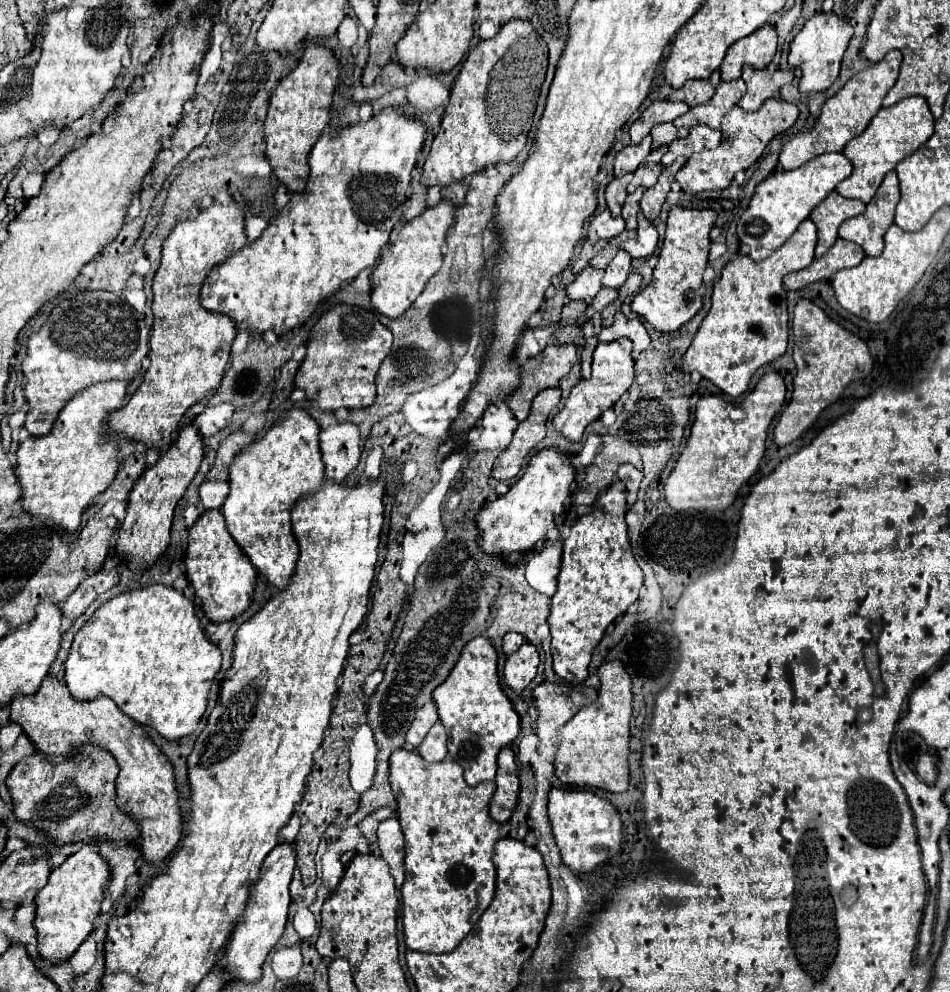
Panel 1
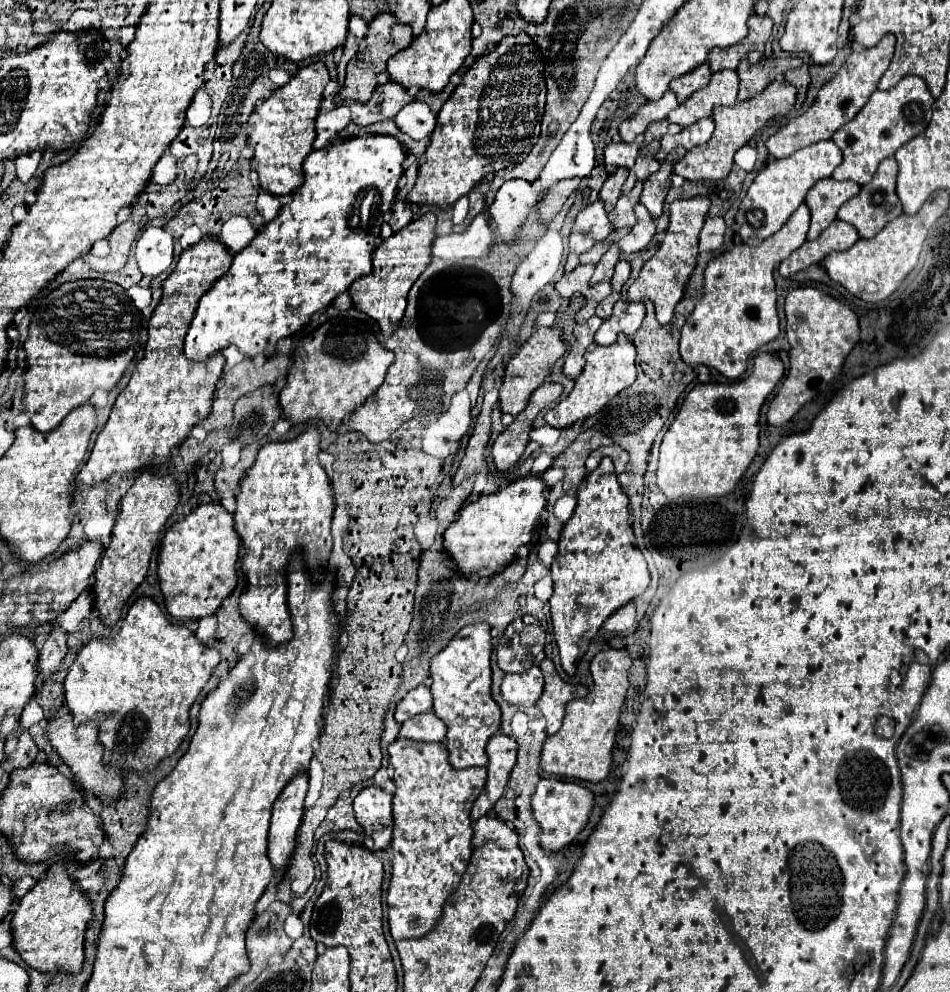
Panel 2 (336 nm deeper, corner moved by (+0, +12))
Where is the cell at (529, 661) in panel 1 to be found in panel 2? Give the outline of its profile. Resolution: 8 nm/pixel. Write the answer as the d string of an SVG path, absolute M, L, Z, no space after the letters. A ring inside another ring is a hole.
M534 665L524 675L506 675L500 687L502 699L516 707L534 707L542 695L544 679L540 669Z

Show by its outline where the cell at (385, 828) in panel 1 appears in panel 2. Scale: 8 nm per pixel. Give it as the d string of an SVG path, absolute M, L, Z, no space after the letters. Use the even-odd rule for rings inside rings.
M378 785L364 787L354 799L356 821L374 839L374 849L388 849L392 841L392 795Z

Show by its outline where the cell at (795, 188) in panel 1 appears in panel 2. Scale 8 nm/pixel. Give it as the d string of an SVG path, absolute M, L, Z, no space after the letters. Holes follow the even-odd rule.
M818 141L816 145L808 145L798 149L790 157L784 159L768 159L768 163L758 171L754 183L750 185L740 209L736 213L738 233L746 245L760 245L764 239L774 235L796 211L796 207L804 201L808 189L824 179L832 177L832 171L842 163L842 151L832 141Z

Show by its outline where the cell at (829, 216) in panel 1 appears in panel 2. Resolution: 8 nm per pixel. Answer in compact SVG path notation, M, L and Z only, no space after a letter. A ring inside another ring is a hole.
M832 177L818 181L806 195L804 203L812 211L812 223L808 229L808 239L816 239L834 219L838 209L858 195L860 185L854 181L836 181Z

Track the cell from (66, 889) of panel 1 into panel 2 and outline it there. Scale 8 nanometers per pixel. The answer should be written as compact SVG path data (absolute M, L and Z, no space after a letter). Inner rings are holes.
M62 863L52 865L46 877L36 883L16 905L12 913L12 945L18 955L36 971L50 973L78 973L84 963L84 933L92 919L92 905L82 891L76 889L74 881L66 875Z

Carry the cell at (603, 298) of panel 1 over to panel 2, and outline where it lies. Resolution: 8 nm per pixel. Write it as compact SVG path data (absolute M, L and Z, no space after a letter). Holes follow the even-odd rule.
M598 283L598 285L594 285L592 287L592 301L590 303L600 303L602 299L606 299L608 295L612 293L612 287L610 287L610 283Z

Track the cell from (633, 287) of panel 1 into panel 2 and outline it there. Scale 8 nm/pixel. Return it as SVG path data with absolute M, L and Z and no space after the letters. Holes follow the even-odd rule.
M618 261L616 263L616 269L614 269L614 277L612 277L612 295L610 295L610 301L618 301L620 299L620 291L622 291L622 285L628 281L630 277L630 263L628 261Z

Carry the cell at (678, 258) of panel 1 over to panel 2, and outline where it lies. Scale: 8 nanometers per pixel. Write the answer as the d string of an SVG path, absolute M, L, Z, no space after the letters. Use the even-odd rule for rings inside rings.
M692 197L692 199L680 199L670 205L670 225L666 231L666 239L662 241L660 249L654 257L650 257L638 279L628 287L628 299L630 301L644 301L650 299L656 307L656 319L660 325L670 323L674 315L676 303L684 295L684 285L694 271L696 257L698 257L698 233L706 221L706 213L710 207L708 197Z

